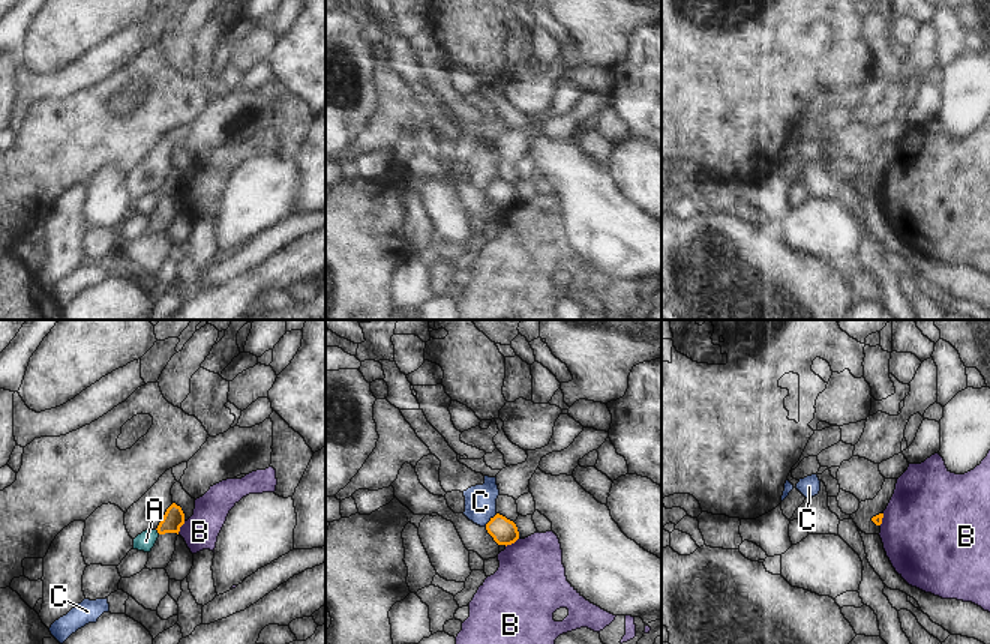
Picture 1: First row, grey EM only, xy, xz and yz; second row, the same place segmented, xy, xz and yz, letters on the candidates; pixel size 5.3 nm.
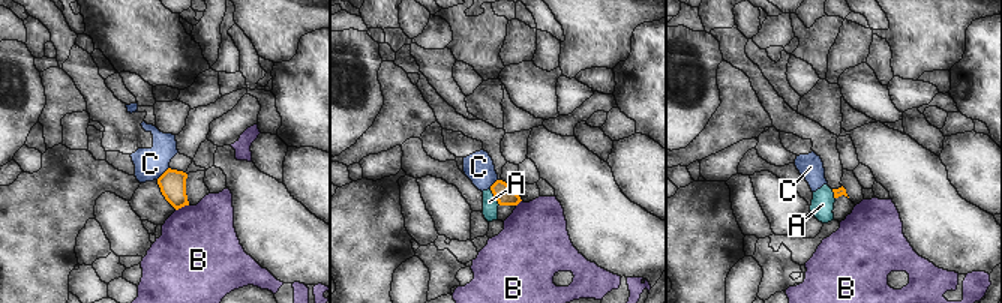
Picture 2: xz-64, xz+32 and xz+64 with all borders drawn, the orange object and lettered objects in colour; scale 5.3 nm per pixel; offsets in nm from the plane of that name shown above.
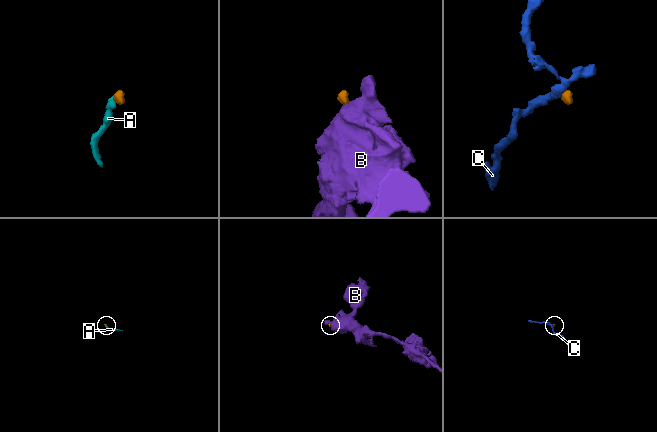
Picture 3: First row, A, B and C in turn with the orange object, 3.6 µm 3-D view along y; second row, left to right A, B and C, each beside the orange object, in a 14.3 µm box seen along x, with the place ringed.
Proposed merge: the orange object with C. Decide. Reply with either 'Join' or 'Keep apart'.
Keep apart

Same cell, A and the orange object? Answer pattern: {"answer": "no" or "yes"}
{"answer": "yes"}

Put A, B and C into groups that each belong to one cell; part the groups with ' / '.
A / B / C

